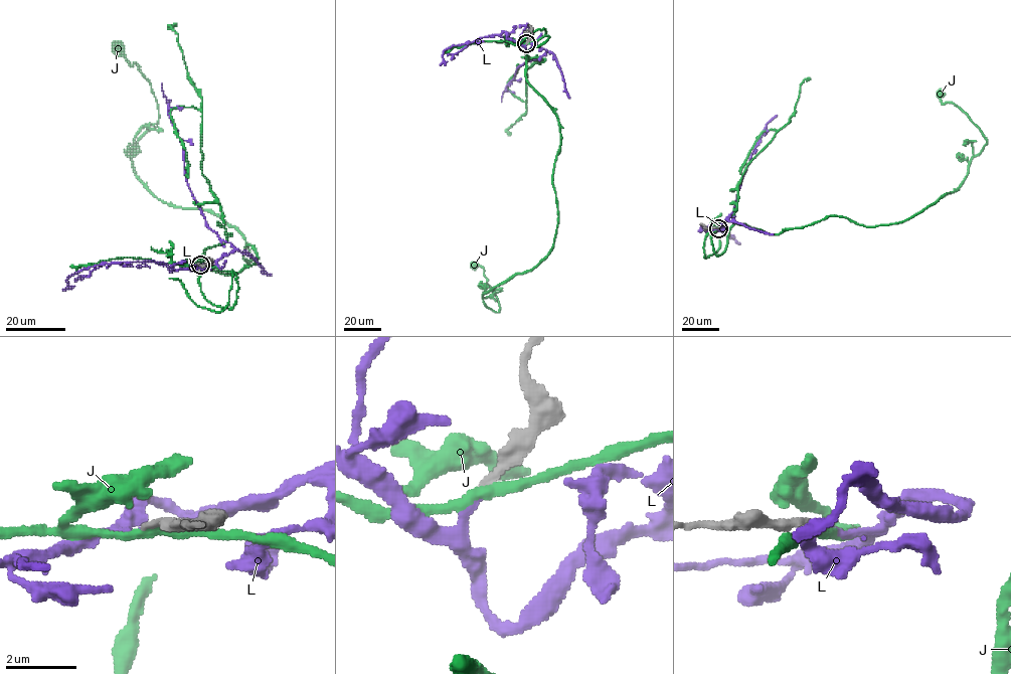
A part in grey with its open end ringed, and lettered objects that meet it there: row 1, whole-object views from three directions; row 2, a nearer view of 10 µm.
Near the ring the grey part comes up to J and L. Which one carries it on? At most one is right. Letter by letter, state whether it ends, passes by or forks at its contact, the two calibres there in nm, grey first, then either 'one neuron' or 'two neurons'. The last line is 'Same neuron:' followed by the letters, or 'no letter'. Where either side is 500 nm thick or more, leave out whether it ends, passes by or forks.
J: it passes by; calibres 260 and 260 nm; two neurons
L: it ends; calibres 200 and 170 nm; one neuron
Same neuron: L

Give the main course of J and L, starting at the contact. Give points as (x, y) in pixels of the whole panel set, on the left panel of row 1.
J: (201, 265), (234, 274), (231, 307), (201, 258), (257, 255), (136, 175), (159, 109), (117, 47)
L: (200, 265), (218, 261), (233, 246), (208, 226), (189, 187), (182, 146), (168, 113), (161, 83)

